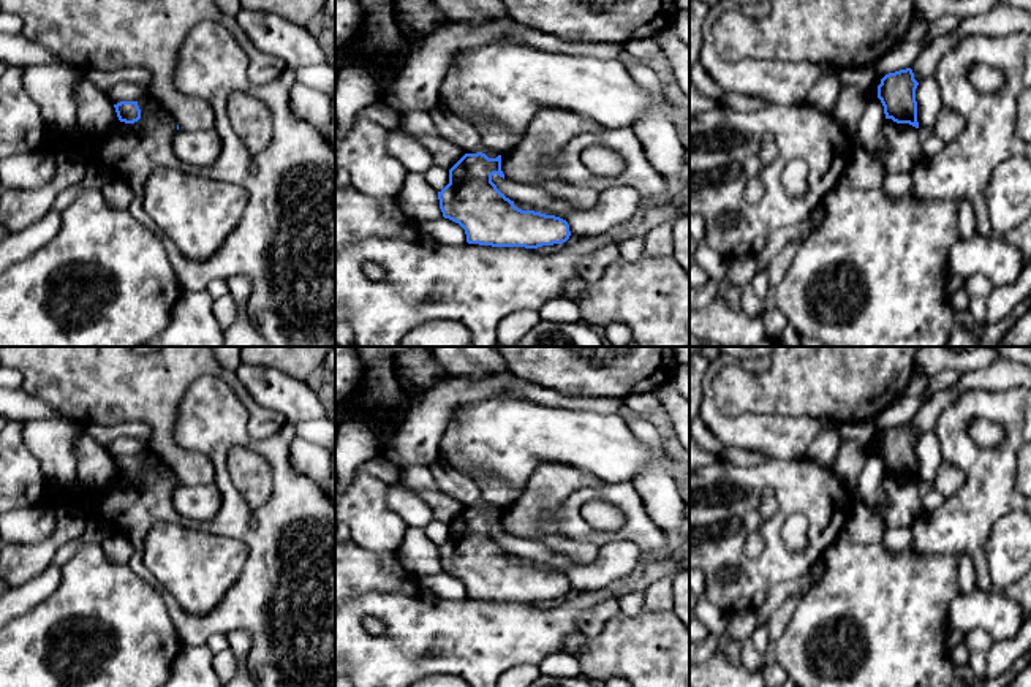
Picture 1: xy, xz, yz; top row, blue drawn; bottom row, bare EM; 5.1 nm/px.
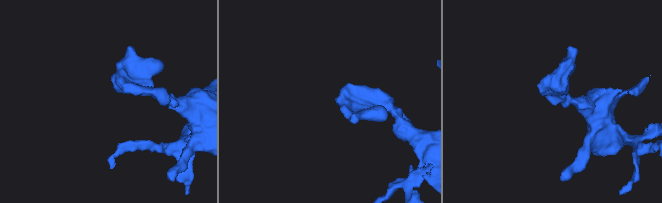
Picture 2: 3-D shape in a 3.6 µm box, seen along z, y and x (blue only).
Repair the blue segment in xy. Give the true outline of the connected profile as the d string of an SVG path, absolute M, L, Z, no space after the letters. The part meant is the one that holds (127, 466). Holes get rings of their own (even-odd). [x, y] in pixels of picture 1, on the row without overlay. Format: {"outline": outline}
{"outline": "M120 456L114 462L120 476L134 478L141 473L138 456Z"}

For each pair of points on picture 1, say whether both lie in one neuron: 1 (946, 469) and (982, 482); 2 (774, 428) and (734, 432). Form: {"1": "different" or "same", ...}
{"1": "different", "2": "same"}

